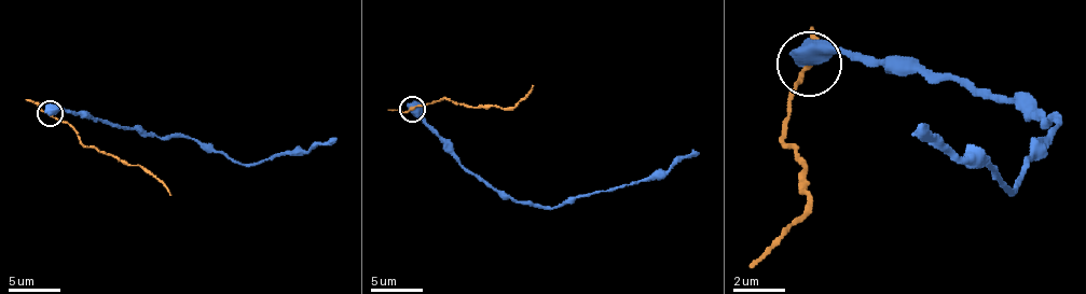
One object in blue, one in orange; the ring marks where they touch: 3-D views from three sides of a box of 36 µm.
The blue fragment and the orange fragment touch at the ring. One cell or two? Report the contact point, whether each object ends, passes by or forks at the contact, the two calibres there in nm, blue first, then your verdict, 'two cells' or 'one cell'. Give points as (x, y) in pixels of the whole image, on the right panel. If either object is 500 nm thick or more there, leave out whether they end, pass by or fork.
(809, 64) | 800/180 nm | two cells

